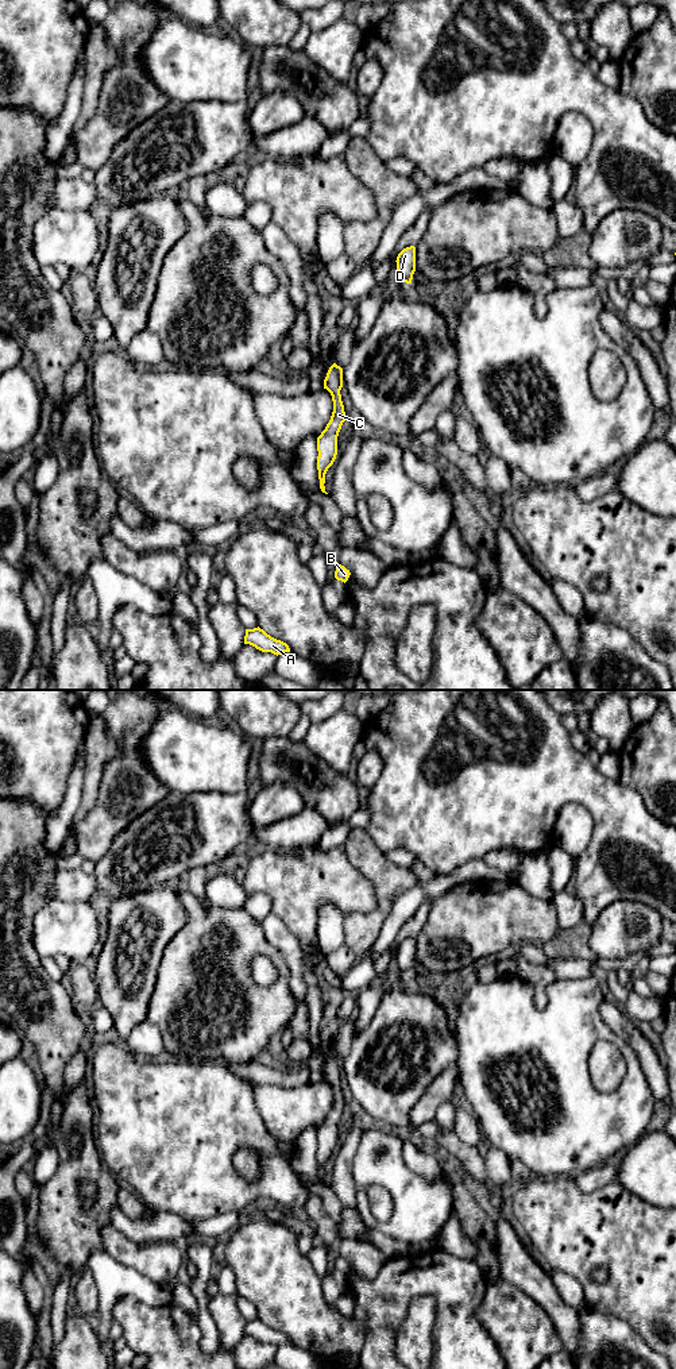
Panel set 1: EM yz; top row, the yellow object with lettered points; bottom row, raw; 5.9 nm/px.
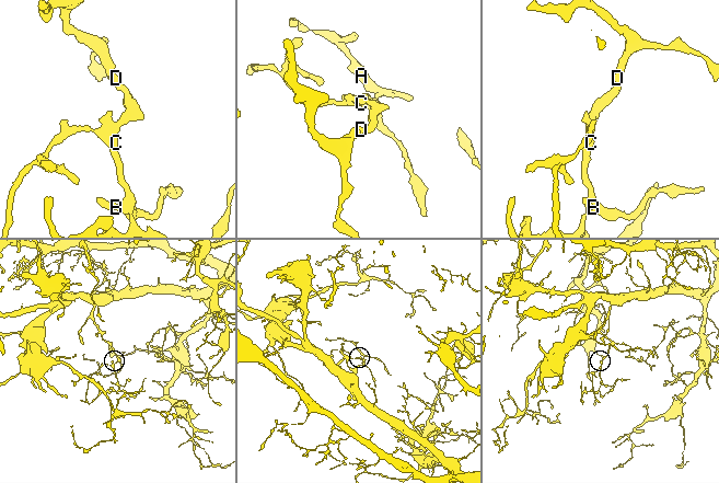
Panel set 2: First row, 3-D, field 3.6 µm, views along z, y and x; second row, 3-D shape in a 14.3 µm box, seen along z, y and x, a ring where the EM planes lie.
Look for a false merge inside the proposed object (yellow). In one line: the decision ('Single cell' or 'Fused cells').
Single cell

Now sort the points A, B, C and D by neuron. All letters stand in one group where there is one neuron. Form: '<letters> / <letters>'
A B C D

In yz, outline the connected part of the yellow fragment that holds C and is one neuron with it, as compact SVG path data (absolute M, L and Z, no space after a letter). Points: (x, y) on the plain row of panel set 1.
M333 1054L324 1071L324 1080L327 1080L333 1092L333 1103L329 1114L325 1121L317 1129L317 1161L320 1171L320 1180L322 1184L325 1183L325 1165L328 1160L333 1156L337 1146L337 1127L341 1121L343 1114L347 1111L344 1096L341 1092L340 1081L343 1079L343 1060Z

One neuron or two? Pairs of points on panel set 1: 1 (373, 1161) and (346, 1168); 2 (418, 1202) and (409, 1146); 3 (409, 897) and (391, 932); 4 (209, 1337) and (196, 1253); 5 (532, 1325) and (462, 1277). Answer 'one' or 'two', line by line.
1: two
2: two
3: one
4: one
5: two

